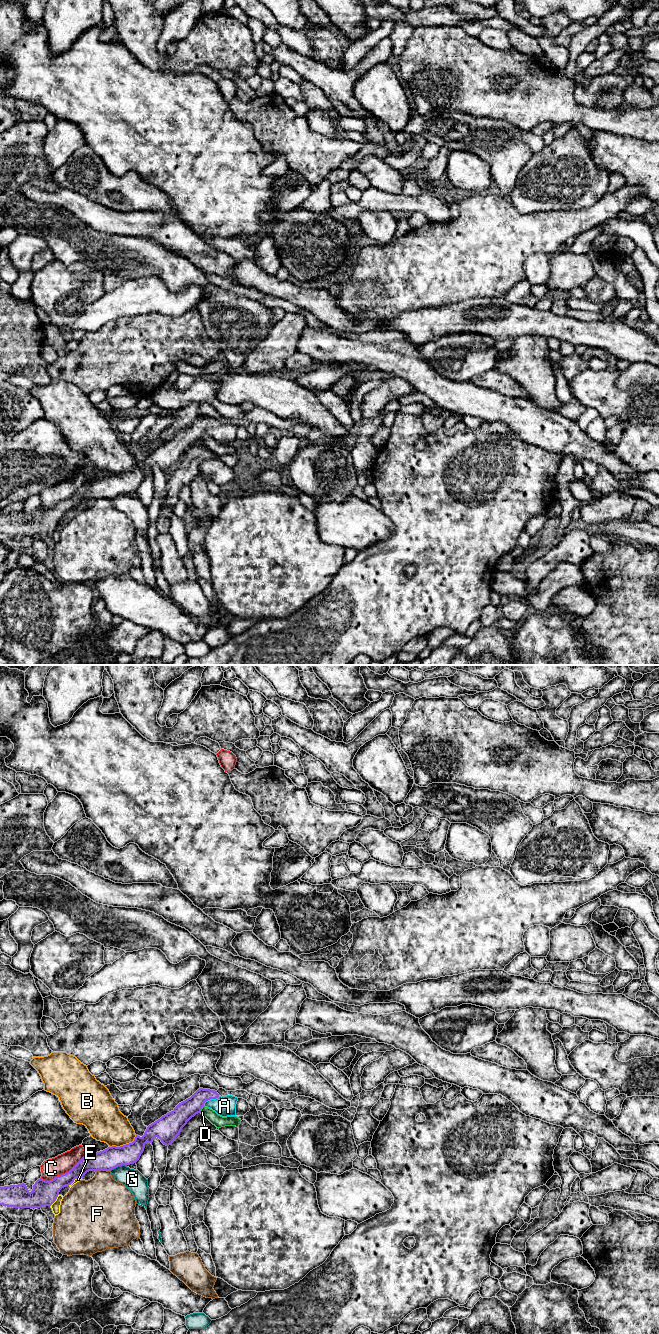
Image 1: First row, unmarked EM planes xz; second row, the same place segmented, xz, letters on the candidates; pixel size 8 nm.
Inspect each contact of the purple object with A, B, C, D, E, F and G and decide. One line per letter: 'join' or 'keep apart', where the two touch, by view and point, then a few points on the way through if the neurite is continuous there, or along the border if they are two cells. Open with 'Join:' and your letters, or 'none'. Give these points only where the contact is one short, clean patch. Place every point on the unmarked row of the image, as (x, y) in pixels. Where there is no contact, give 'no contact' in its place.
Join: A
A: join | xz (210, 426) | across xz (183, 440), (200, 426), (210, 426), (224, 434)
B: keep apart | xz (123, 473) | along xz (136, 463), (131, 470), (109, 475)
C: keep apart | xz (63, 502)
D: keep apart | xz (201, 436)
E: keep apart | xz (55, 528)
F: keep apart | xz (102, 497) | along xz (109, 498), (98, 498), (96, 500)
G: keep apart | xz (118, 493)

